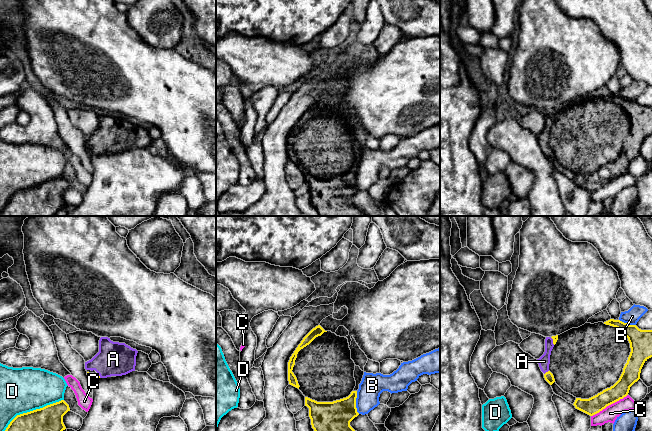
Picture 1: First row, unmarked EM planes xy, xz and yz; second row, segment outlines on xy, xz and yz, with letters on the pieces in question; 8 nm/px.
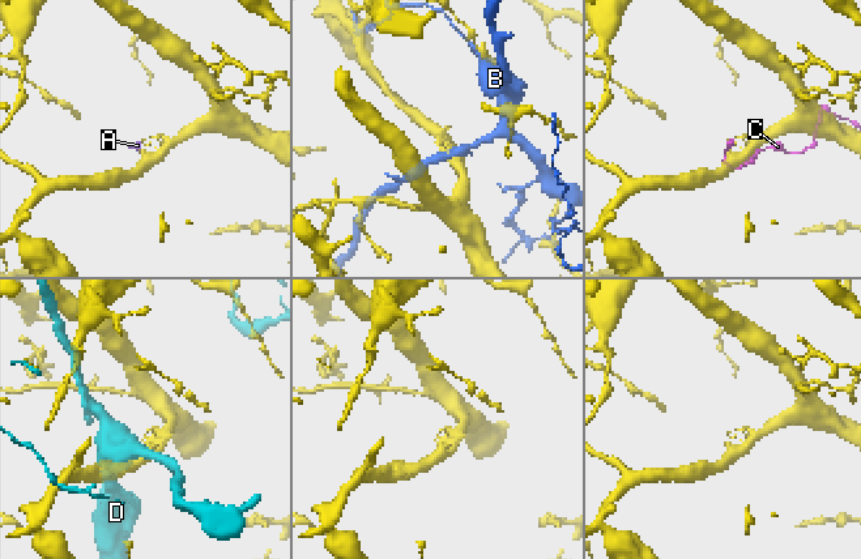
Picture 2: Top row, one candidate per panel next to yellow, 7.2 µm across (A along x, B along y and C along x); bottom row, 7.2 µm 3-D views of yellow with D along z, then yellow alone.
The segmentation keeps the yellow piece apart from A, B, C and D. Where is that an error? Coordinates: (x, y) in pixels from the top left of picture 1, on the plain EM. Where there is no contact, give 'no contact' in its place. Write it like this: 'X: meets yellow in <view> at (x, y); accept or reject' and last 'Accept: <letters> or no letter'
A: meets yellow in yz at (546, 148); accept
B: meets yellow in xz at (355, 178); reject
C: meets yellow in yz at (609, 180); reject
D: meets yellow in xy at (30, 187); reject
Accept: A

